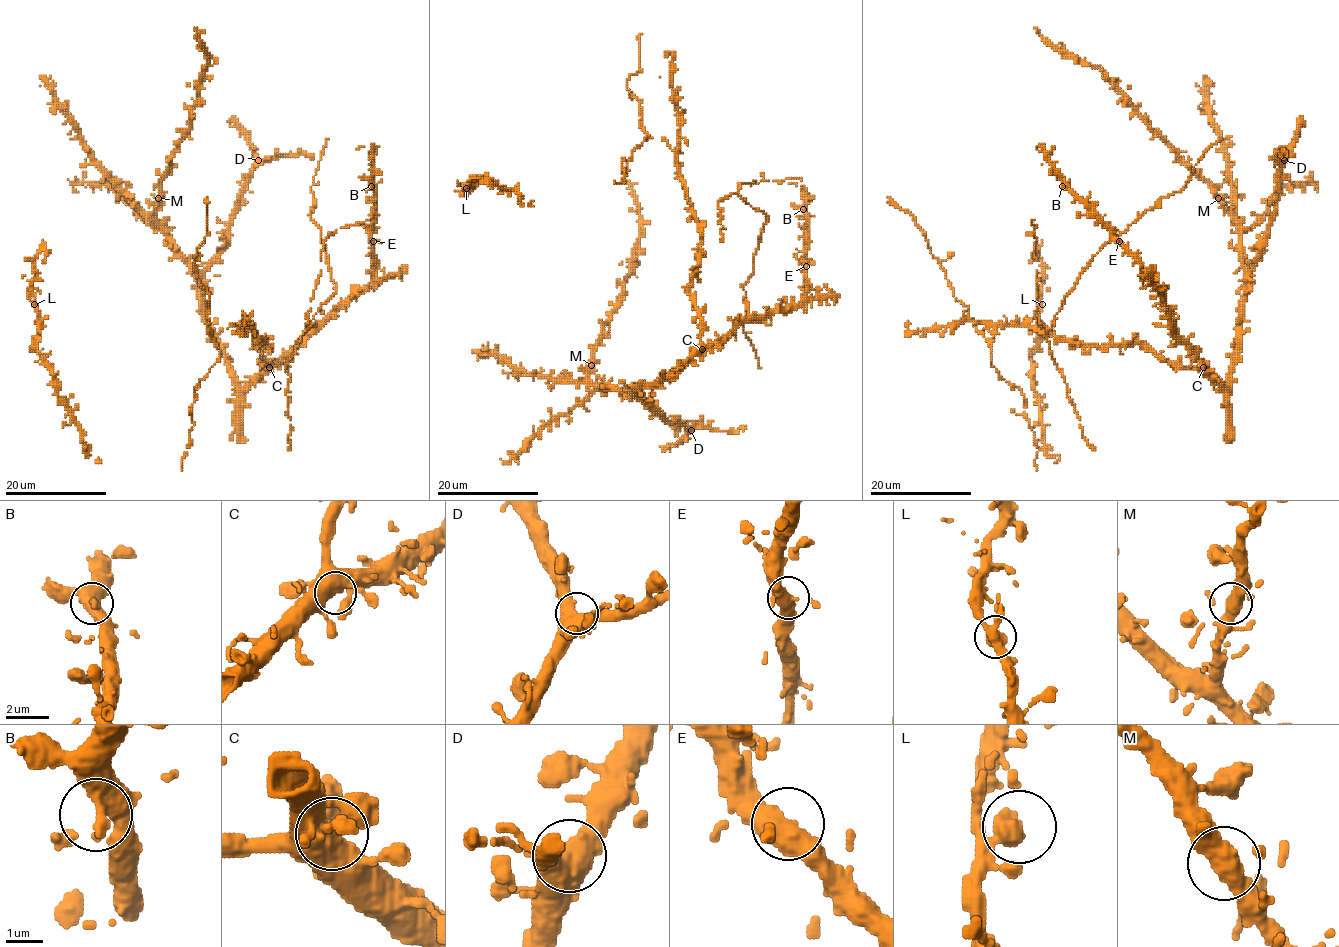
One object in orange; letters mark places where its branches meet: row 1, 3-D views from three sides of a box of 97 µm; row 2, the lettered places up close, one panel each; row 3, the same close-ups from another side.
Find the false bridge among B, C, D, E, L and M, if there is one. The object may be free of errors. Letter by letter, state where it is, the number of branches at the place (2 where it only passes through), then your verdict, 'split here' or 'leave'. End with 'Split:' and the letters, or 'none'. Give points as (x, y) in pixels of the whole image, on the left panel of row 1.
B: place (371, 186); branches 1; leave
C: place (269, 367); branches 1; leave
D: place (258, 160); branches 3; leave
E: place (373, 241); branches 3; leave
L: place (34, 304); branches 1; leave
M: place (158, 198); branches 3; leave
Split: none

